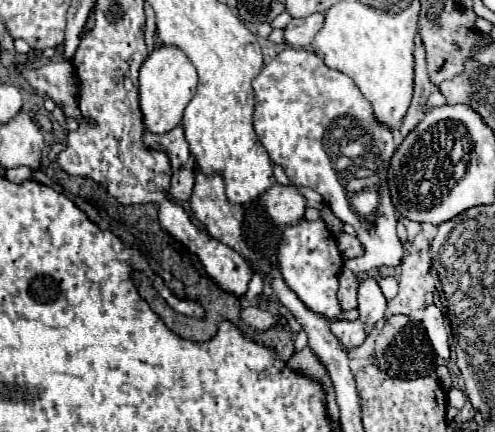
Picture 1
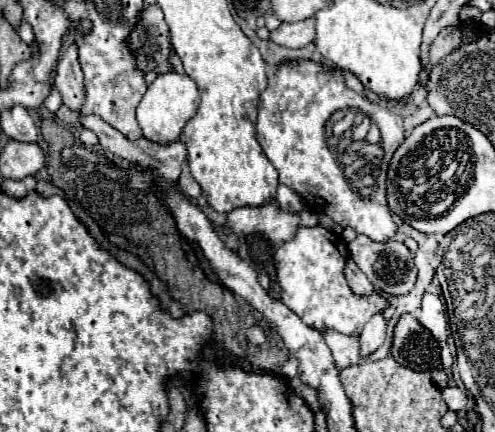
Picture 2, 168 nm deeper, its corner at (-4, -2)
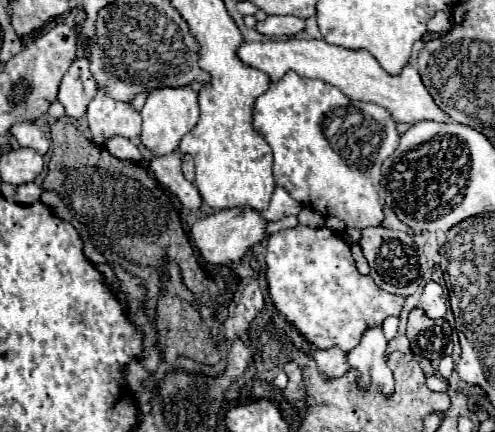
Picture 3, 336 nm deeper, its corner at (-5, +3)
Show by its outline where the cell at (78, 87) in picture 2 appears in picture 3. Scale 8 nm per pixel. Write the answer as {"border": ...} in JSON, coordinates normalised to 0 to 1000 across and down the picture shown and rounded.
{"border":[[[154,132],[125,178],[117,234],[129,243],[133,266],[162,275],[174,262],[178,234],[194,220],[194,188],[182,169],[182,146],[170,132]]]}

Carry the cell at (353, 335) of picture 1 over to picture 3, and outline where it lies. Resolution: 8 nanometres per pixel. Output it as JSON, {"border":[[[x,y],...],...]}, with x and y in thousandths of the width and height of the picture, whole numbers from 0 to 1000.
{"border":[[[687,803],[638,808],[638,813],[630,813],[630,826],[634,826],[638,845],[646,850],[646,859],[659,863],[663,873],[687,873],[707,854],[703,817],[691,813]]]}

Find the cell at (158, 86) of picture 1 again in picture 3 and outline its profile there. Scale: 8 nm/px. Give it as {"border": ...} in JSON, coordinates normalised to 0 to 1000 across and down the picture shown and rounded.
{"border":[[[380,197],[372,201],[323,201],[311,206],[287,257],[283,257],[291,285],[287,285],[287,331],[291,340],[307,354],[307,359],[339,359],[352,345],[360,345],[368,317],[396,289],[400,280],[400,229],[396,229],[396,211],[388,211]]]}

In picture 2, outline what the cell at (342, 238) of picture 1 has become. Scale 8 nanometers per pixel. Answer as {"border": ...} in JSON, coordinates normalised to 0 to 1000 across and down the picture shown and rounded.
{"border":[[[721,542],[721,551],[701,574],[705,574],[705,593],[729,620],[729,630],[754,653],[758,671],[782,676],[790,685],[814,685],[834,671],[834,657],[842,644],[842,620],[834,616],[834,593],[830,593],[826,574],[818,574],[814,560],[806,560],[798,551],[790,551],[782,560],[758,560],[733,542]]]}

